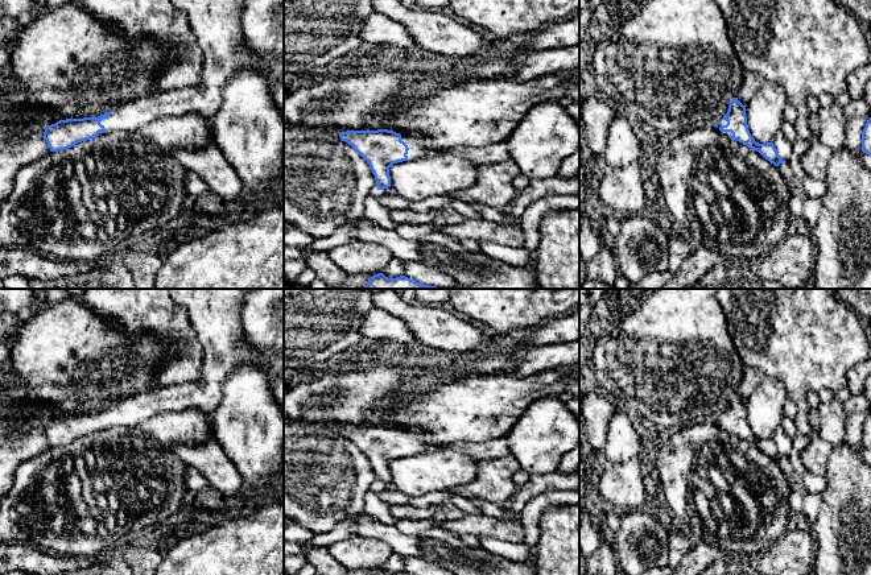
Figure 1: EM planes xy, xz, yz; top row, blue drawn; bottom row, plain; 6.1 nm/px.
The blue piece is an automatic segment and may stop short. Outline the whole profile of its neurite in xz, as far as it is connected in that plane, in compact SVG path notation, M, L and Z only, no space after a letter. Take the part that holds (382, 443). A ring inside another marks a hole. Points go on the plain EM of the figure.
M377 425L339 427L339 433L342 437L351 440L367 456L377 477L377 485L391 483L389 463L393 459L429 451L429 446L425 442L429 434L424 431L412 433L388 425Z

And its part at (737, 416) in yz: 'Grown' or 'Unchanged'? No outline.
Grown

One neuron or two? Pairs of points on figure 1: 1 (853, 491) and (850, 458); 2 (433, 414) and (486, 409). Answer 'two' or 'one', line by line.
1: one
2: one

